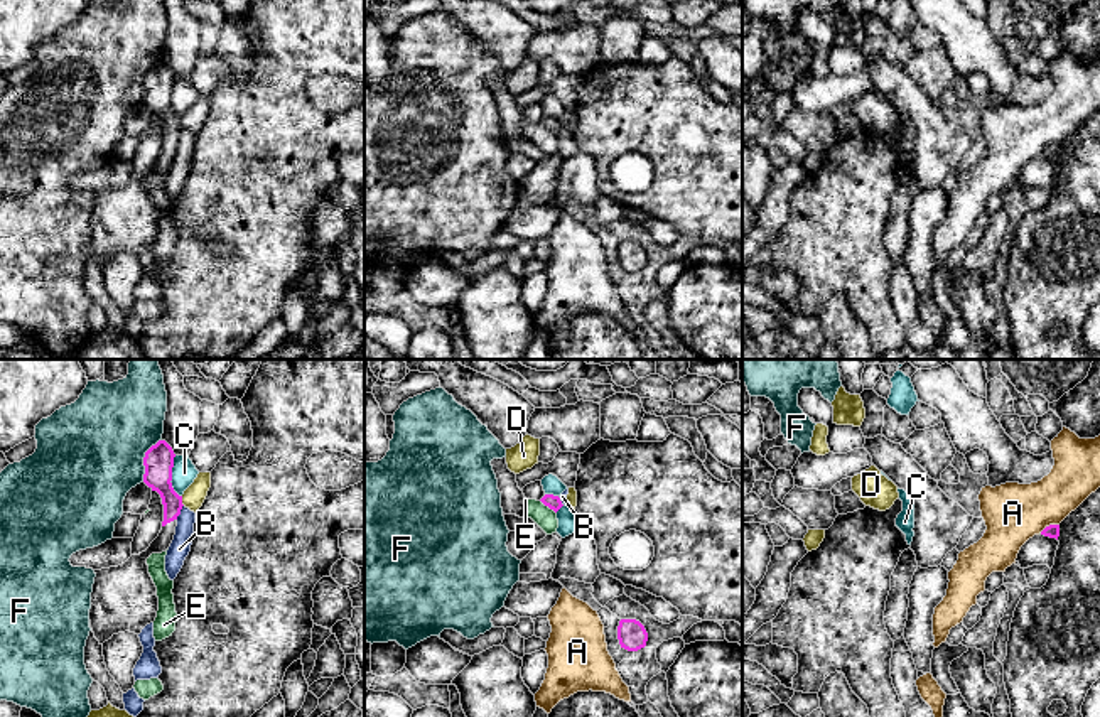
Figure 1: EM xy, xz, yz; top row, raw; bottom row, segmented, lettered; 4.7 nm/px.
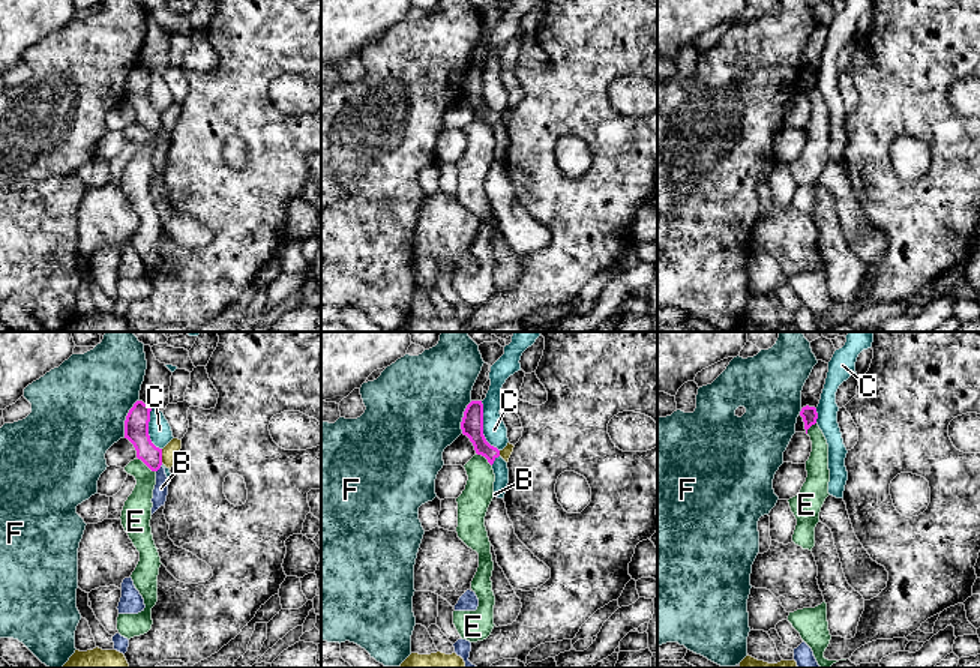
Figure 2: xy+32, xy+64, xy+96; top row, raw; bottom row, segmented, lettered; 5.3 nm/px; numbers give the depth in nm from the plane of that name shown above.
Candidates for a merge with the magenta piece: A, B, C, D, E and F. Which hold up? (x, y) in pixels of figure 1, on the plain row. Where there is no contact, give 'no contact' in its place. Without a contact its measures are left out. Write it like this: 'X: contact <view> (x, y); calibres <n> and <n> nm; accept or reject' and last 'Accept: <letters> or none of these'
A: contact yz (1050, 147); calibres 60 and 280 nm; reject
B: contact xy (179, 134); calibres 130 and 100 nm; reject
C: contact xy (171, 98); calibres 140 and 120 nm; reject
D: contact xy (181, 123); calibres 140 and 110 nm; reject
E: contact xz (549, 129); calibres 70 and 100 nm; reject
F: contact xy (144, 81); calibres 140 and 500 nm; reject
Accept: none of these

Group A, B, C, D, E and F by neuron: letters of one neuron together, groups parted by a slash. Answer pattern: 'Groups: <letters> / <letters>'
Groups: A / B / C / D / E / F

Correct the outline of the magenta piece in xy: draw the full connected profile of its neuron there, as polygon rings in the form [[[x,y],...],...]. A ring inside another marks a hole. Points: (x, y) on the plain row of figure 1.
[[[165,62],[152,67],[143,79],[143,105],[157,113],[164,127],[164,143],[159,159],[150,169],[132,177],[118,189],[94,192],[89,243],[94,260],[103,267],[118,255],[140,256],[154,245],[159,233],[157,209],[148,196],[147,181],[165,174],[175,157],[182,118],[172,110],[174,73]]]

